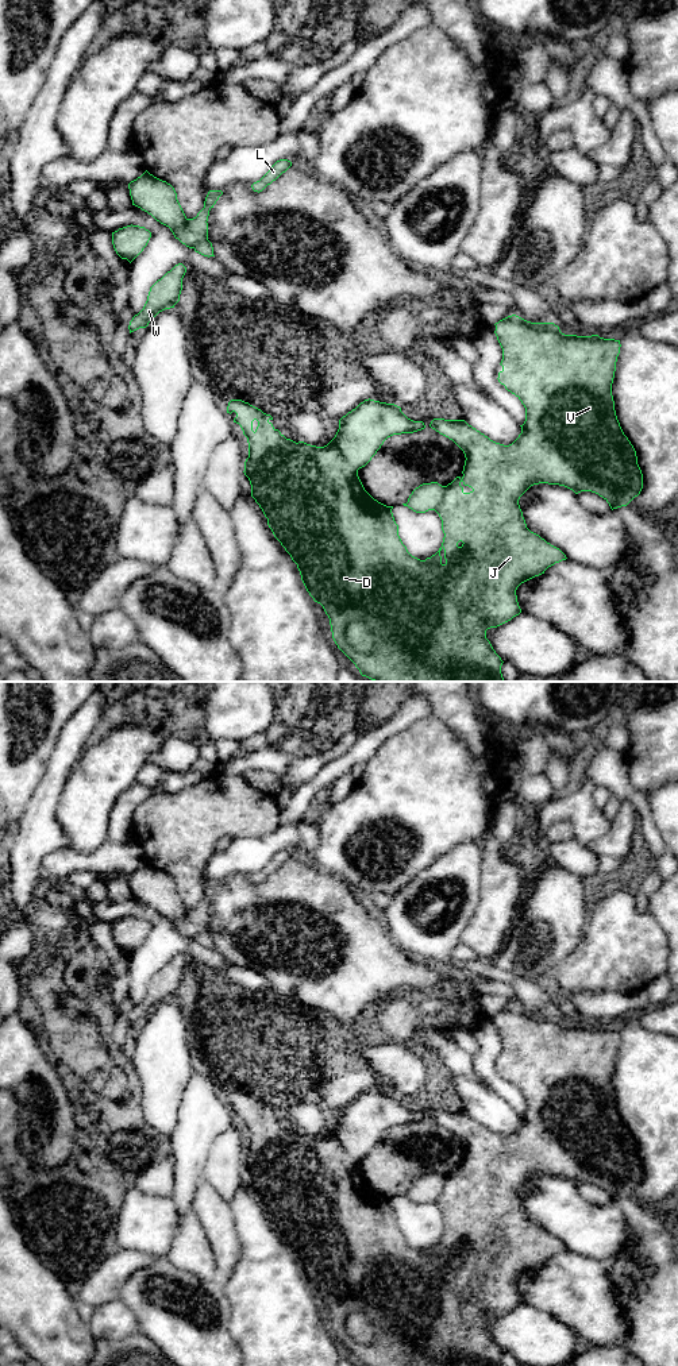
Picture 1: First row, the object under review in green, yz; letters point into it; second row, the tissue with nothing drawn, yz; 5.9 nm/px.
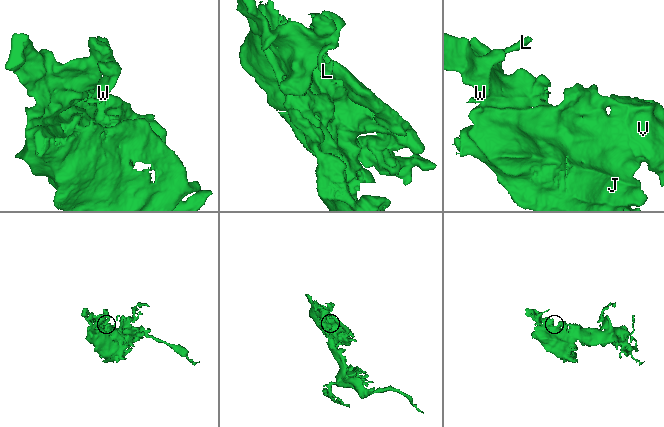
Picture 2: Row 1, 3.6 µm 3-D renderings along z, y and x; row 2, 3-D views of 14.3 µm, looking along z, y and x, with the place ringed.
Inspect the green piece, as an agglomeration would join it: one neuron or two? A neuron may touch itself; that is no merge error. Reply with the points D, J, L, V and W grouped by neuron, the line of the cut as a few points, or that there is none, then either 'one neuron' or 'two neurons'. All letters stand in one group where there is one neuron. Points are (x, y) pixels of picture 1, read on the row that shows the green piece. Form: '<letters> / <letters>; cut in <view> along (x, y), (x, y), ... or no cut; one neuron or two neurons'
D J L V W; no cut; one neuron

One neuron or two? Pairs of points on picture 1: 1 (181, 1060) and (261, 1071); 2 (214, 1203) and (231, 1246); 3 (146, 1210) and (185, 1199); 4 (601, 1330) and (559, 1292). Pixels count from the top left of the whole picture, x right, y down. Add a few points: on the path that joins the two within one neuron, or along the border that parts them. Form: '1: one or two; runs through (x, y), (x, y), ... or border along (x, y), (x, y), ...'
1: two; border along (195, 1056), (197, 1062)
2: one; runs through (214, 1214), (222, 1235)
3: two; border along (170, 1196), (180, 1219)
4: one; runs through (590, 1319), (570, 1299)

